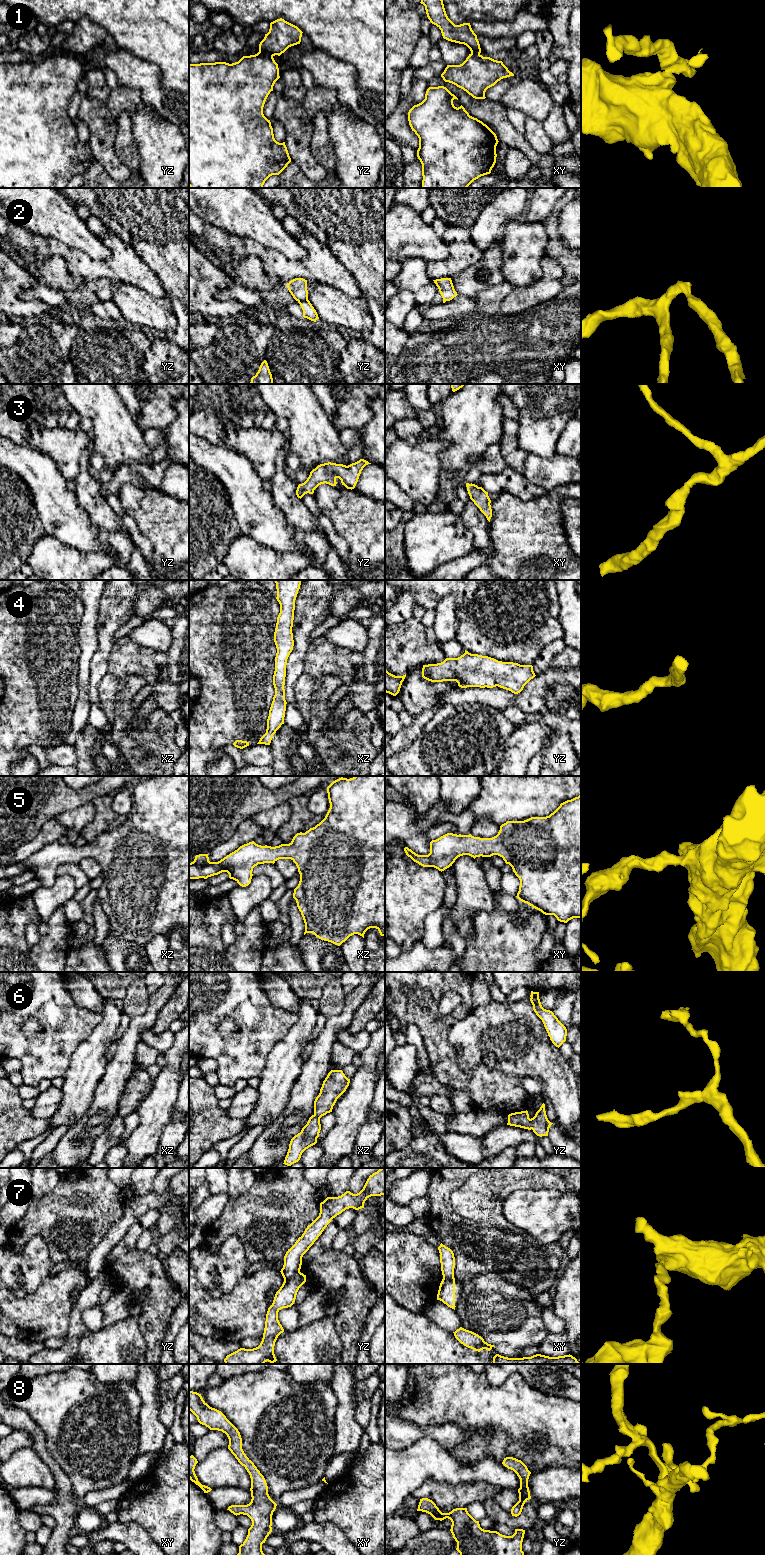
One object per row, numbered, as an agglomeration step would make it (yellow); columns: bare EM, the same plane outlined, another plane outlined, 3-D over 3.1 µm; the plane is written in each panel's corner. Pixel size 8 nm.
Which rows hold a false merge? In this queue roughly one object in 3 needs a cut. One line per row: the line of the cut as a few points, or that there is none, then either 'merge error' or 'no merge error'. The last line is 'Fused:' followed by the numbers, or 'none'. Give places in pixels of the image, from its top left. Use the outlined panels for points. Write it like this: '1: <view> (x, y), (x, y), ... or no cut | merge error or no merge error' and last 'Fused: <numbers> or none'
1: yz (259, 51), (272, 56) | merge error
2: yz (307, 299), (298, 301) | merge error
3: no cut | no merge error
4: no cut | no merge error
5: no cut | no merge error
6: yz (529, 1119), (532, 1128) | merge error
7: yz (299, 1271), (292, 1277), (284, 1280) | merge error
8: no cut | no merge error
Fused: 1, 2, 6, 7

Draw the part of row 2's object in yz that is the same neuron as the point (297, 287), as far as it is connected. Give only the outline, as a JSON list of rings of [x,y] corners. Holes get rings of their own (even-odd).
[[[295,278],[287,283],[287,288],[296,301],[308,300],[307,280]]]

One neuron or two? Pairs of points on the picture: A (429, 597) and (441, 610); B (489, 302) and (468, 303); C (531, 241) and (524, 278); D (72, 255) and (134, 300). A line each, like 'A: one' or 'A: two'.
A: two
B: two
C: one
D: two

